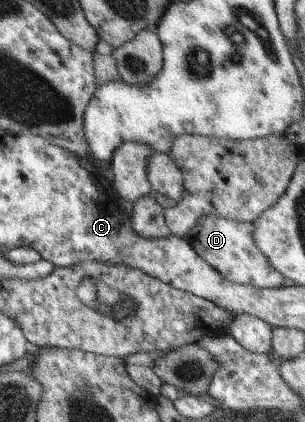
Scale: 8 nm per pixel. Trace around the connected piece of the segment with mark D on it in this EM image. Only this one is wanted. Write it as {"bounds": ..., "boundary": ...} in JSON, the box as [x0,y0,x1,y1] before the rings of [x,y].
{"bounds":[186,215,287,289],"boundary":[[[207,215],[195,223],[193,230],[186,236],[194,245],[195,251],[202,256],[211,267],[215,267],[221,276],[233,283],[251,285],[262,289],[281,289],[287,283],[285,275],[277,271],[269,257],[263,251],[259,251],[259,245],[253,241],[253,222],[235,221],[219,215]]]}

